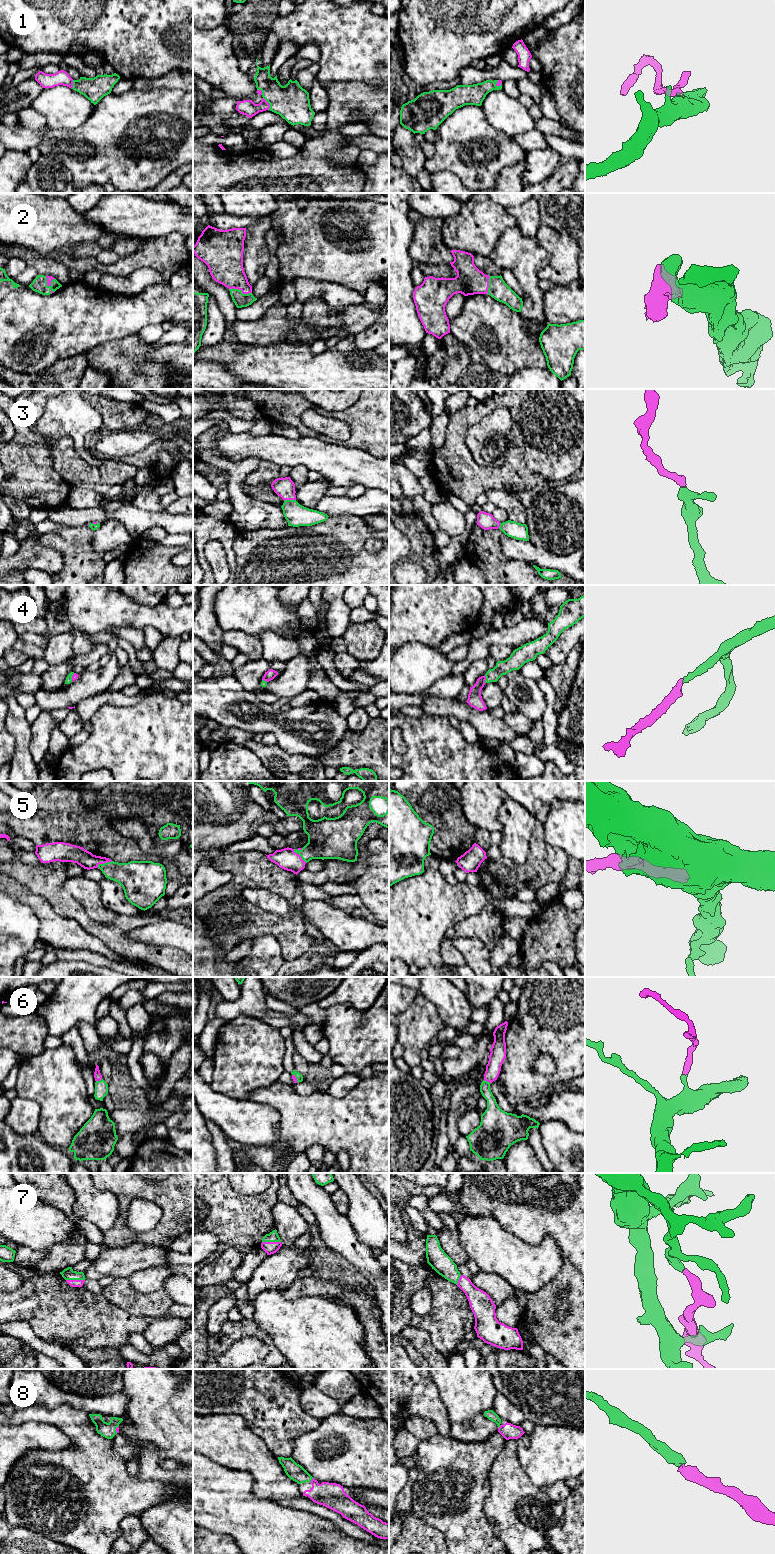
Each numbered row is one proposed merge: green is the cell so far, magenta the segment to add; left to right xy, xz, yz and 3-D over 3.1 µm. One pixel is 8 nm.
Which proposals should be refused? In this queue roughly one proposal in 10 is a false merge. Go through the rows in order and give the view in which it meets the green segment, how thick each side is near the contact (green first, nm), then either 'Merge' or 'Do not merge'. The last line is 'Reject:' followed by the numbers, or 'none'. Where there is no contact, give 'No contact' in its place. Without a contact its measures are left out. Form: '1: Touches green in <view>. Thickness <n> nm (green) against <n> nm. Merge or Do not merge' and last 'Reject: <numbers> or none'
1: Touches green in xz. Thickness 280 nm (green) against 130 nm. Merge
2: Touches green in xz. Thickness 110 nm (green) against 280 nm. Merge
3: Touches green in xz. Thickness 180 nm (green) against 160 nm. Merge
4: Touches green in yz. Thickness 110 nm (green) against 120 nm. Merge
5: Touches green in xy. Thickness 240 nm (green) against 140 nm. Merge
6: Touches green in yz. Thickness 120 nm (green) against 130 nm. Merge
7: Touches green in xy. Thickness 100 nm (green) against 60 nm. Merge
8: Touches green in yz. Thickness 80 nm (green) against 130 nm. Merge
Reject: none

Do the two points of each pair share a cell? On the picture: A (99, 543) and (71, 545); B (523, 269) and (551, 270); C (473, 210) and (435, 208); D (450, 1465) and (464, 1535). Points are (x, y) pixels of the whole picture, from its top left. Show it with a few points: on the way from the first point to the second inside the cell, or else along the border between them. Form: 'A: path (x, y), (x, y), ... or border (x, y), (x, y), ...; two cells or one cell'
A: border (90, 542), (95, 550), (104, 553); two cells
B: border (542, 246), (549, 263), (539, 273), (539, 279); two cells
C: border (462, 203), (455, 215), (449, 215), (443, 219); two cells
D: path (453, 1482), (453, 1489), (464, 1505), (464, 1518); one cell

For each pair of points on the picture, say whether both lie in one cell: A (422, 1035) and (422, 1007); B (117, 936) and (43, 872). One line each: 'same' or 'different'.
A: same
B: same

